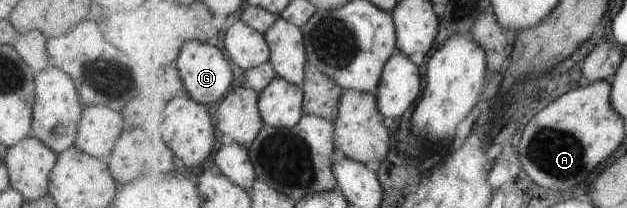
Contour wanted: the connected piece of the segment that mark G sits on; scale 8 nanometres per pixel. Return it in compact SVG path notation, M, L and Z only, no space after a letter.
M199 40L188 41L182 47L179 54L177 73L181 74L186 90L189 95L200 104L210 104L217 99L221 99L223 95L229 93L231 85L233 85L233 69L229 59L223 55L223 51L215 45L209 43L201 43Z

